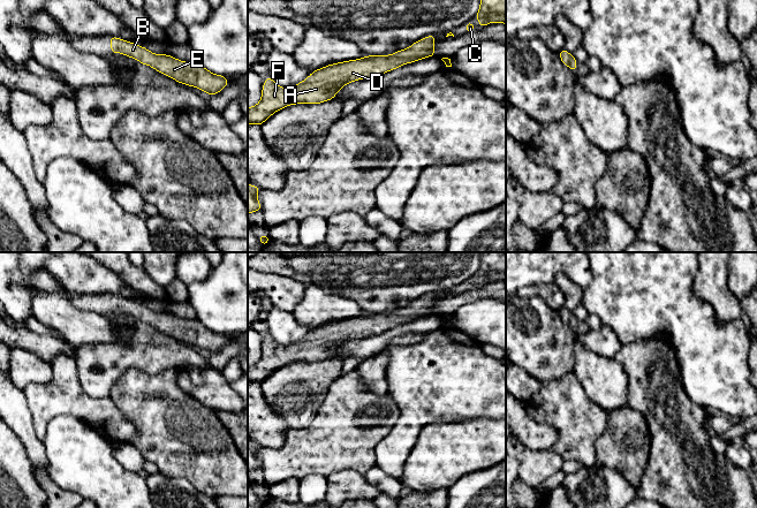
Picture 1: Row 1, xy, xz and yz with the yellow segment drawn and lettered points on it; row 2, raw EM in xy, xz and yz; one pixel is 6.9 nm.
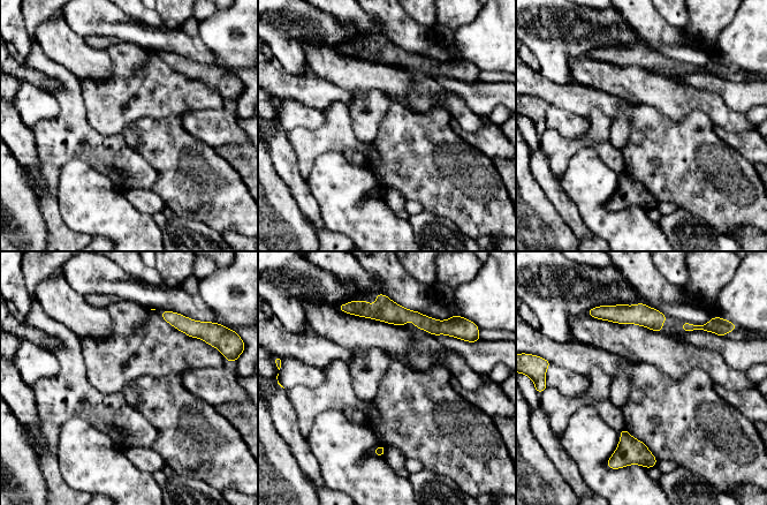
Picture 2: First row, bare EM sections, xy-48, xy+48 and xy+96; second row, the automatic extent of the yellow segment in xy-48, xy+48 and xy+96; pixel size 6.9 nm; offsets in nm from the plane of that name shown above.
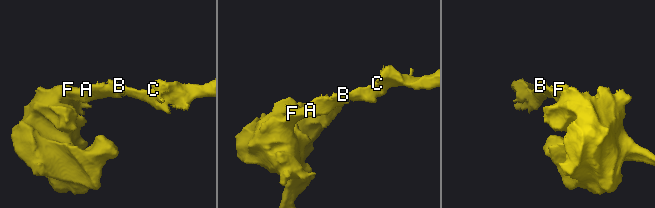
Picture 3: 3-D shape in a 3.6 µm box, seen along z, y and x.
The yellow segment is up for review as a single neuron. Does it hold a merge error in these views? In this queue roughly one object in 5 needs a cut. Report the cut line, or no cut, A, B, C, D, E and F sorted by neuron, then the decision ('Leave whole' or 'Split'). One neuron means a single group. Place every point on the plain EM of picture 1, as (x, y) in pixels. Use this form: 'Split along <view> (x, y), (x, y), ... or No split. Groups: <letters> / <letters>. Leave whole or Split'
No split. Groups: A B C D E F. Leave whole

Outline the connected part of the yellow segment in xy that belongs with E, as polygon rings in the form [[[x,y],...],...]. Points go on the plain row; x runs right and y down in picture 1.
[[[109,295],[113,311],[122,311],[138,318],[142,323],[151,324],[157,329],[177,339],[179,341],[195,344],[207,352],[219,351],[230,340],[222,333],[214,333],[198,320],[180,319],[171,313],[153,312],[147,306],[134,301]]]

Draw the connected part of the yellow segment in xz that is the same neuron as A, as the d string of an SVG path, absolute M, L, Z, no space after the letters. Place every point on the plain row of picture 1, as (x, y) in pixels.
M433 293L414 301L407 308L391 313L368 313L362 317L328 323L317 327L297 343L280 346L270 334L262 348L262 358L248 365L248 382L260 384L273 371L294 362L320 362L333 357L346 342L374 335L401 325L403 321L436 314Z

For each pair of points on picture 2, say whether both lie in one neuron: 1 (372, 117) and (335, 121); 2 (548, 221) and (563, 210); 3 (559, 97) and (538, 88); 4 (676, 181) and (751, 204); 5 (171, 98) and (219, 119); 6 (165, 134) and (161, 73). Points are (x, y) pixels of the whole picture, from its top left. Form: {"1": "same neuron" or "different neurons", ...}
{"1": "different neurons", "2": "different neurons", "3": "same neuron", "4": "same neuron", "5": "different neurons", "6": "different neurons"}

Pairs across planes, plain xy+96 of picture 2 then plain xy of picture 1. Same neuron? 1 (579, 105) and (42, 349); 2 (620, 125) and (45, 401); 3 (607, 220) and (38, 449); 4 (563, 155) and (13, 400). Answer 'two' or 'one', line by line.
1: one
2: two
3: two
4: two

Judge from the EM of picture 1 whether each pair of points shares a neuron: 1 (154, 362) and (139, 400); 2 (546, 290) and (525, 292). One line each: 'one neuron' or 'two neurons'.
1: two neurons
2: one neuron

